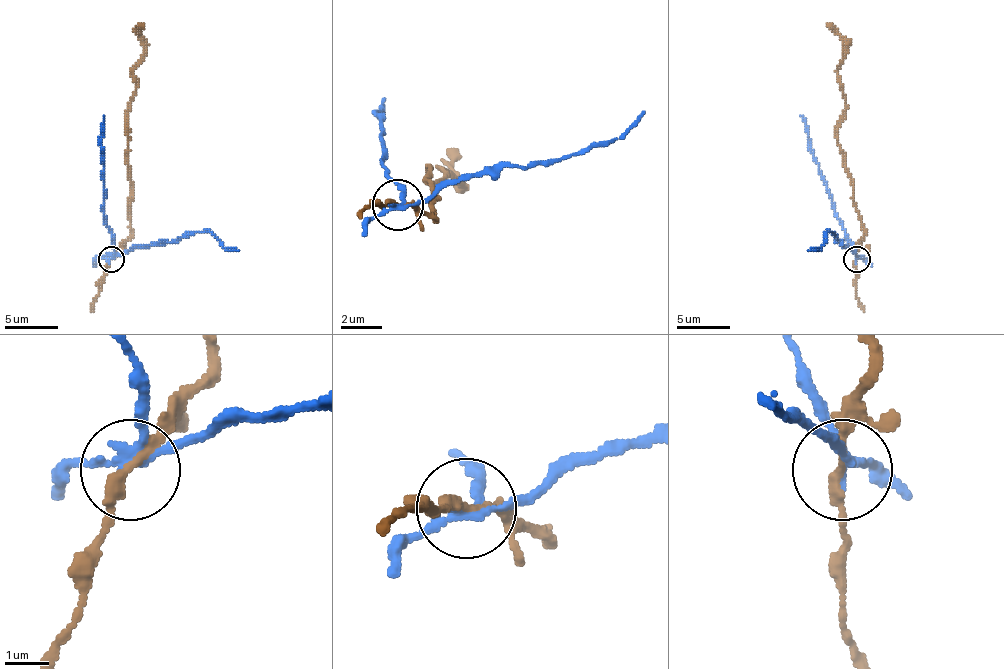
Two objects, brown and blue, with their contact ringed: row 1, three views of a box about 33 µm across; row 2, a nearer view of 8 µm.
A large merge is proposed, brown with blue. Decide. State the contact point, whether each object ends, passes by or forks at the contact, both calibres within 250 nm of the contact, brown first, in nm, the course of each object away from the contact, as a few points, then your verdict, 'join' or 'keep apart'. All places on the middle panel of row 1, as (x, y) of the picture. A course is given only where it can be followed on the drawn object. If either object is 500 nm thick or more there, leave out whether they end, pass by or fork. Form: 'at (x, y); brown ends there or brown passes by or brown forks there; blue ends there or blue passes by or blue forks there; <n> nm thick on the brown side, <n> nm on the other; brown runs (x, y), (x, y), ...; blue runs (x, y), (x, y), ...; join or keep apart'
at (397, 205); brown passes by; blue forks there; 240 nm thick on the brown side, 180 nm on the other; brown runs (399, 203), (419, 203), (434, 219), (429, 168), (434, 183), (444, 173), (439, 168), (460, 178), (450, 147); blue runs (399, 203), (404, 198), (383, 168), (383, 122), (378, 112), (383, 96); keep apart

